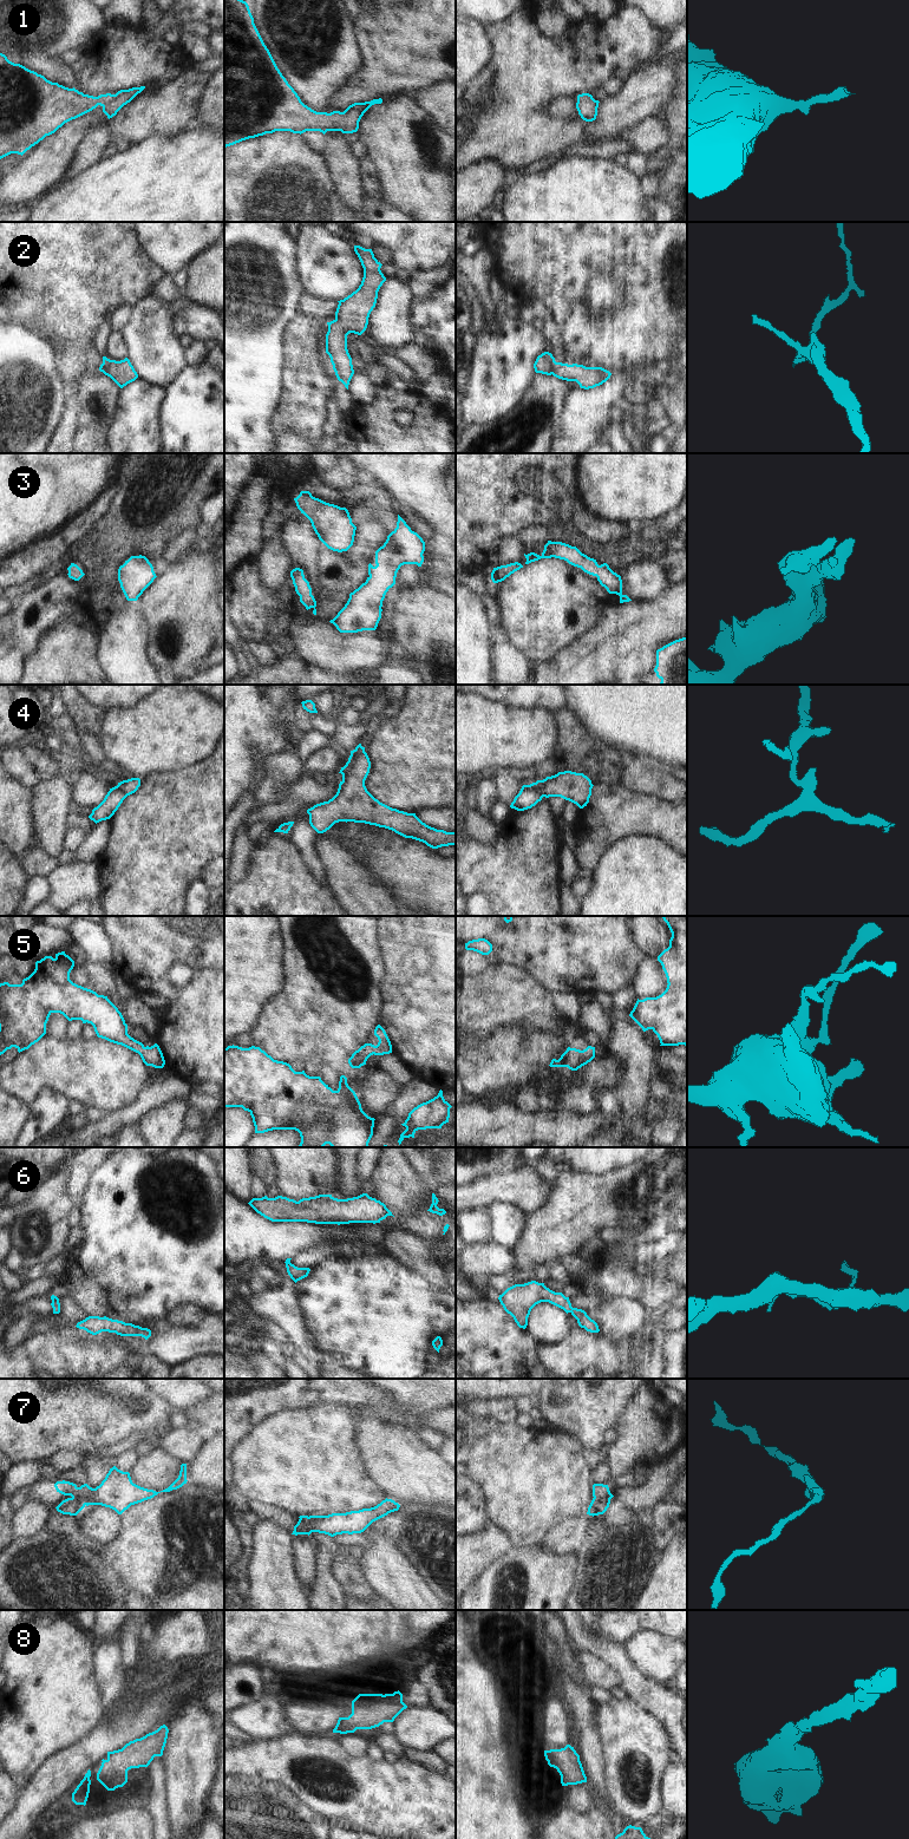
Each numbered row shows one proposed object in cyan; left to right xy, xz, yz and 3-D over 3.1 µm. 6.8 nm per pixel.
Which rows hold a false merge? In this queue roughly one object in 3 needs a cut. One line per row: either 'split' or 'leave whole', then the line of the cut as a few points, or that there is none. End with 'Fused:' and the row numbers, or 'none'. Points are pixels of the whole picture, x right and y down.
1: leave whole; no cut
2: leave whole; no cut
3: leave whole; no cut
4: split; cut in xz along (364, 748), (341, 773)
5: leave whole; no cut
6: leave whole; no cut
7: split; cut in yz along (594, 1497), (601, 1500), (609, 1500)
8: leave whole; no cut
Fused: 4, 7

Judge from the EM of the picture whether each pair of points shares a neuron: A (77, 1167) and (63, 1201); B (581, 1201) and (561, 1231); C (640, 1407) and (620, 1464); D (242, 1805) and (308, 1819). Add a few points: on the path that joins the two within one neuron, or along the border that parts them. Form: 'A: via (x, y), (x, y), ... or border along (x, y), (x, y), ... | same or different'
A: border along (66, 1172), (66, 1190), (72, 1198) | different
B: via (576, 1208), (562, 1224) | same
C: via (640, 1421), (640, 1440), (630, 1450) | same
D: via (259, 1819), (292, 1819) | same

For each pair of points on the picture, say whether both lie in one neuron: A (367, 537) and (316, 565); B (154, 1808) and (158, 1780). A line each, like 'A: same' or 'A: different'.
A: same
B: same

